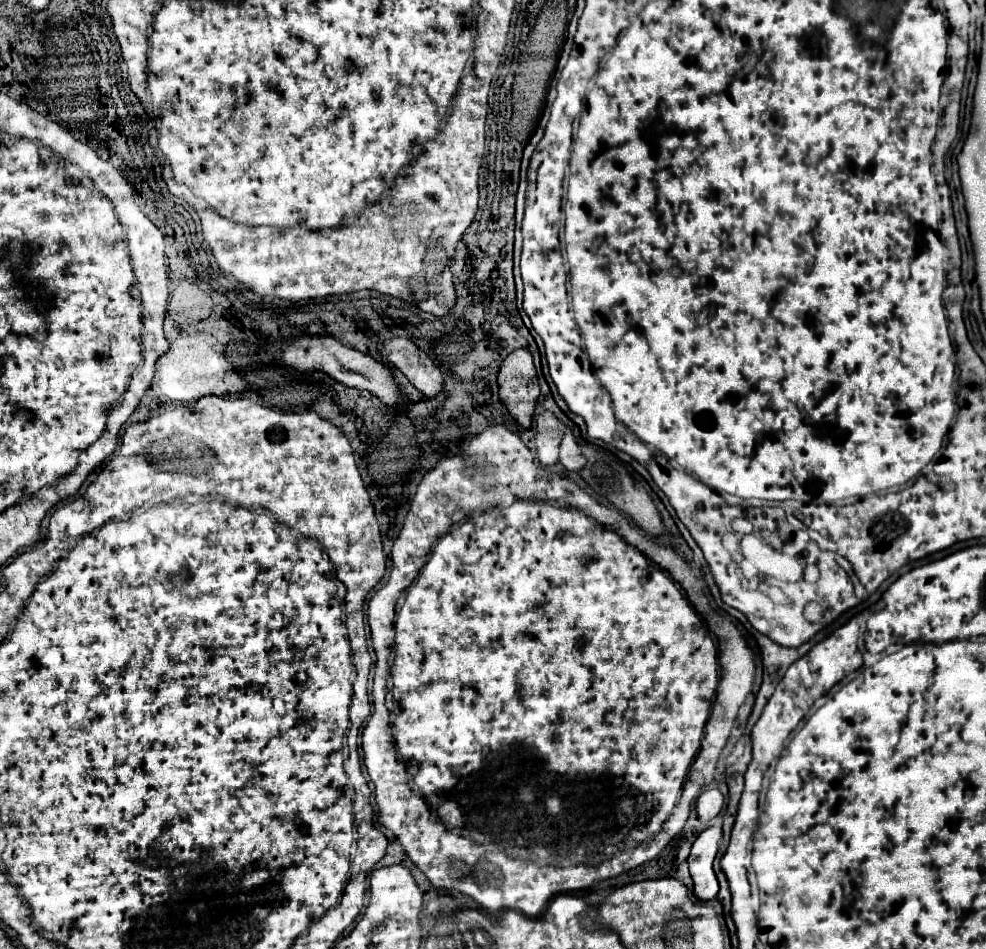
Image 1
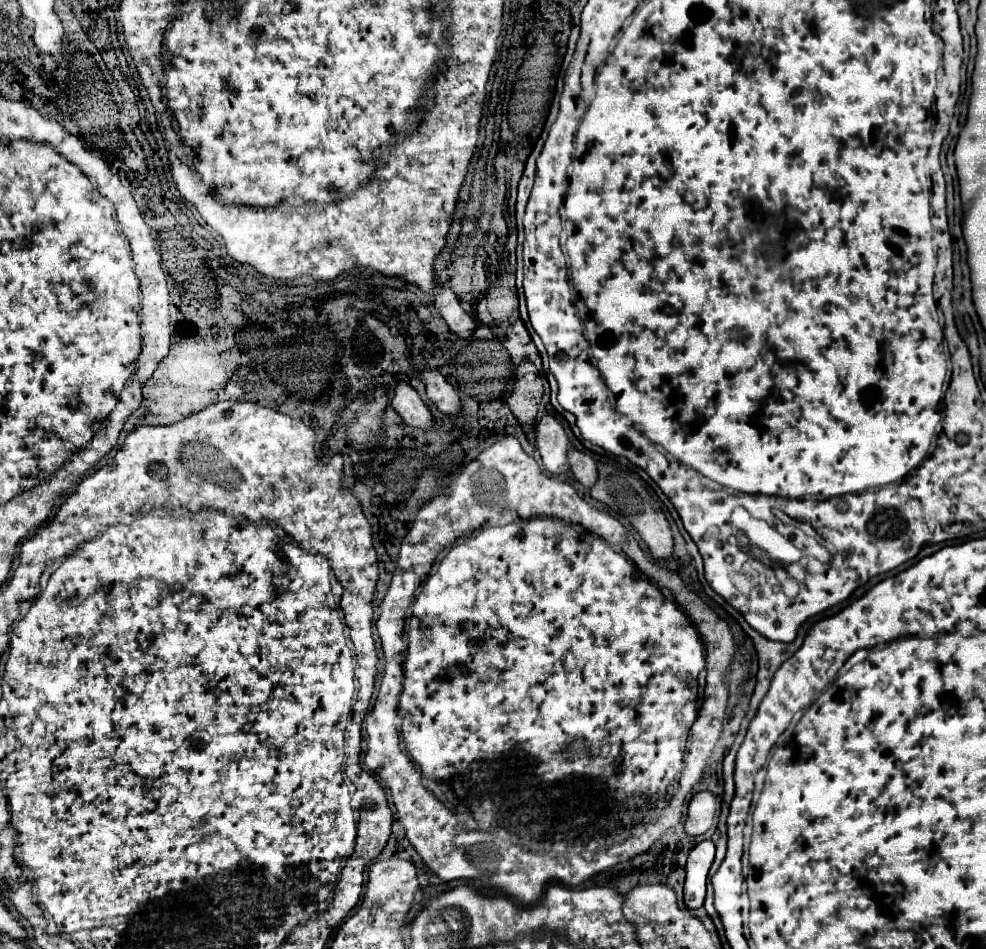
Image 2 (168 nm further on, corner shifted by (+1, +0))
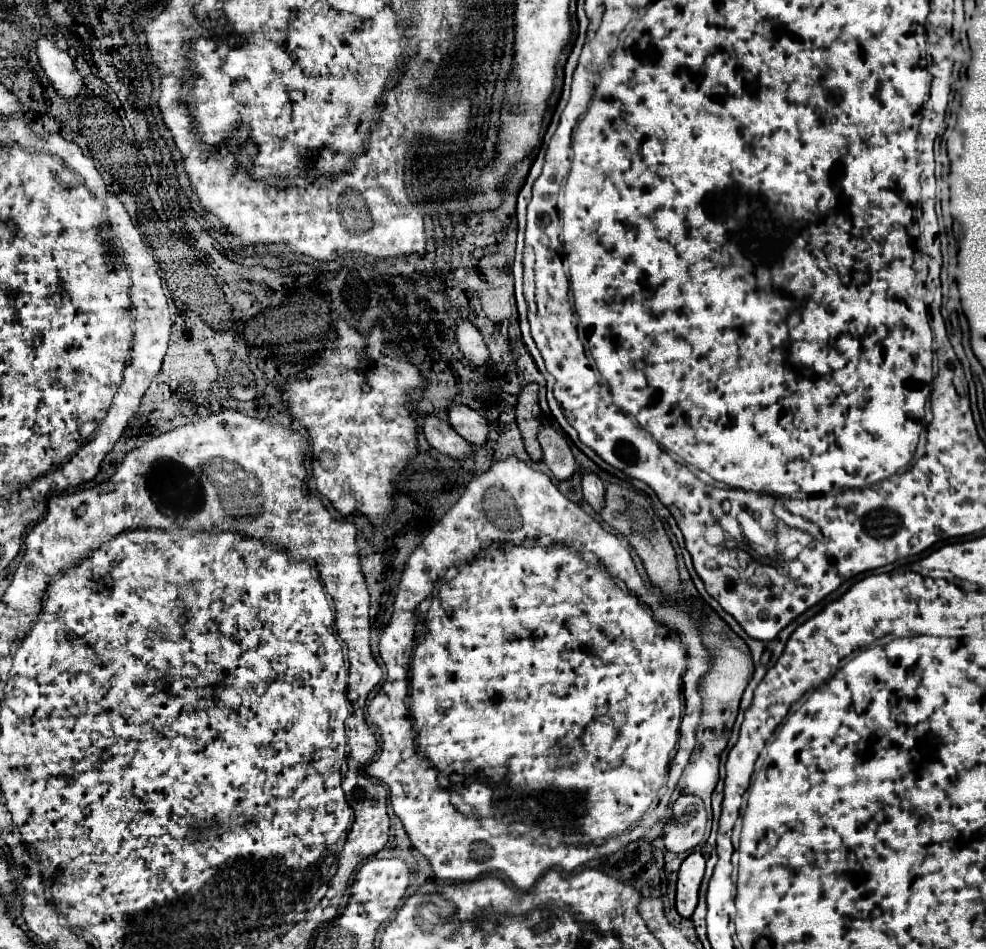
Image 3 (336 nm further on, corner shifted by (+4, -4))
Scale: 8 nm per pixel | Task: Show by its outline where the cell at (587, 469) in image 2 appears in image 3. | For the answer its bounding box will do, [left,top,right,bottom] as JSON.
[583,474,605,512]

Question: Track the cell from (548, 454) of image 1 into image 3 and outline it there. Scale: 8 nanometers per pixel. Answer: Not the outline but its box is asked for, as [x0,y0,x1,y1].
[539,426,577,480]

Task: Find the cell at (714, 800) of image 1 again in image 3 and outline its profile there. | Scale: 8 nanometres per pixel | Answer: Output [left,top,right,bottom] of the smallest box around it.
[661,794,707,854]

